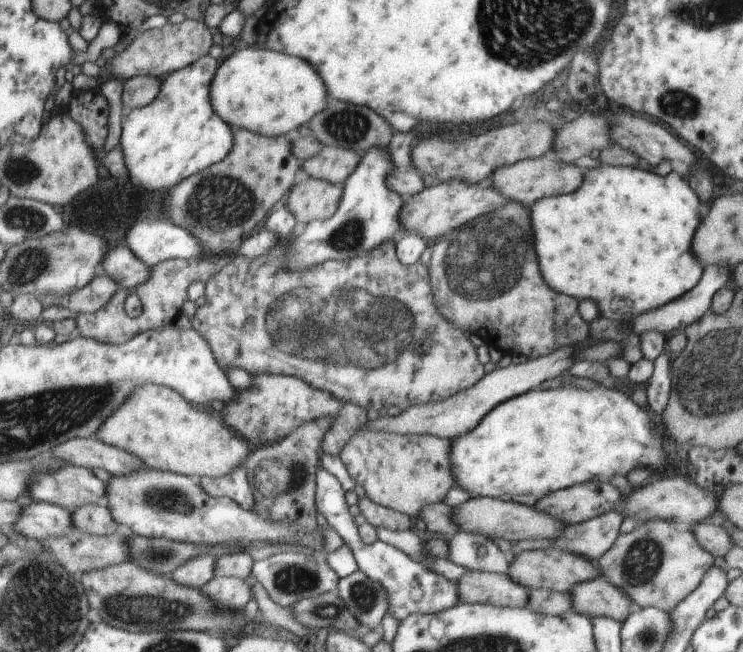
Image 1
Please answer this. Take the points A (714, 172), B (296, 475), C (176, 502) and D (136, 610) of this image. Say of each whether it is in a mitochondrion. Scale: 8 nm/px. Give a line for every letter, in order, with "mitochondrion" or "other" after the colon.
A: other
B: mitochondrion
C: mitochondrion
D: mitochondrion

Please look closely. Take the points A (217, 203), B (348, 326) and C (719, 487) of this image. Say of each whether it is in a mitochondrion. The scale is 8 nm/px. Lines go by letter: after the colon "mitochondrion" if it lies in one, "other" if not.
A: mitochondrion
B: mitochondrion
C: other

